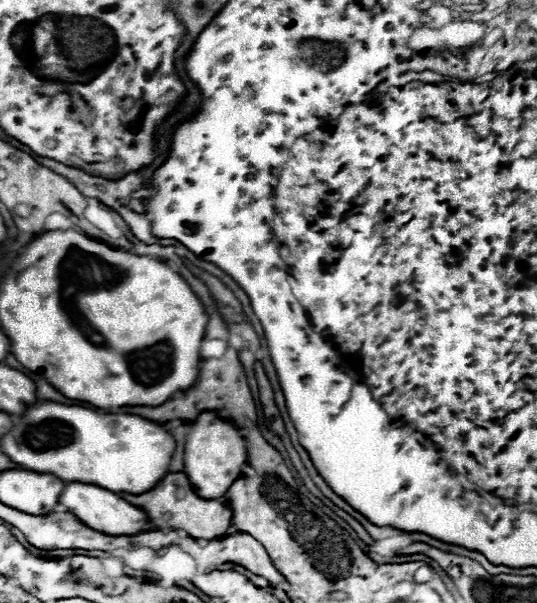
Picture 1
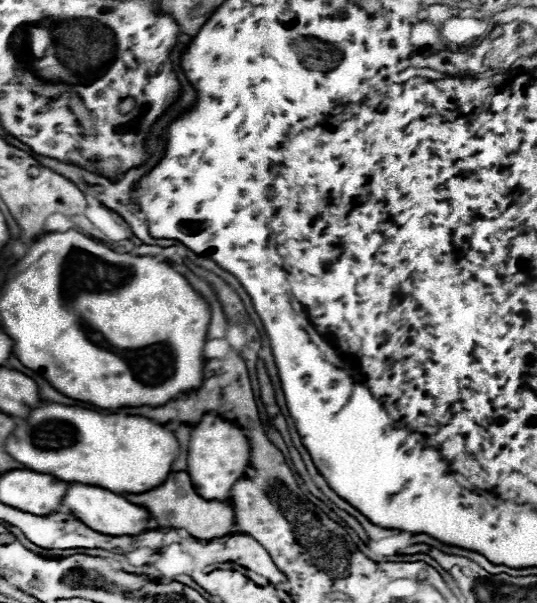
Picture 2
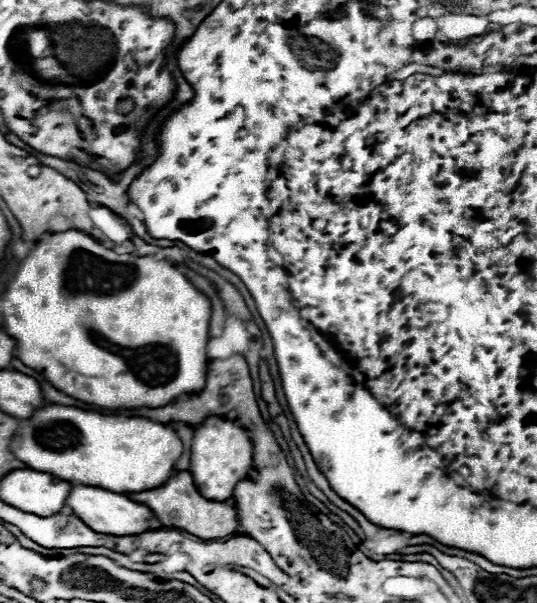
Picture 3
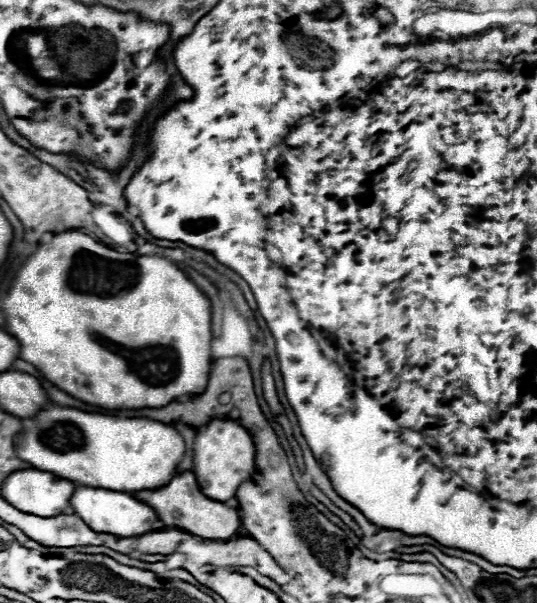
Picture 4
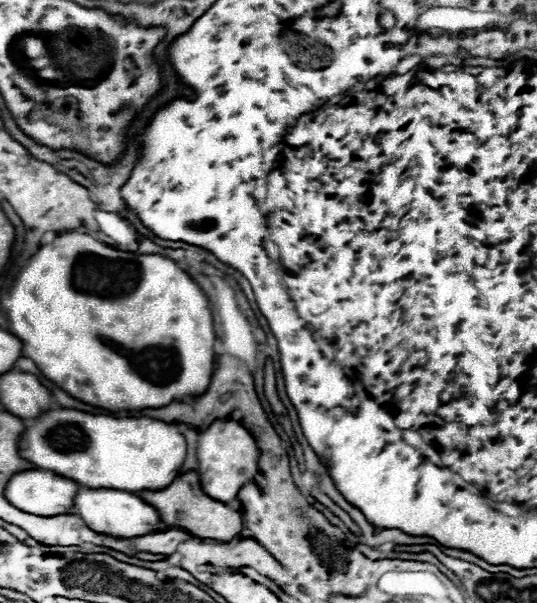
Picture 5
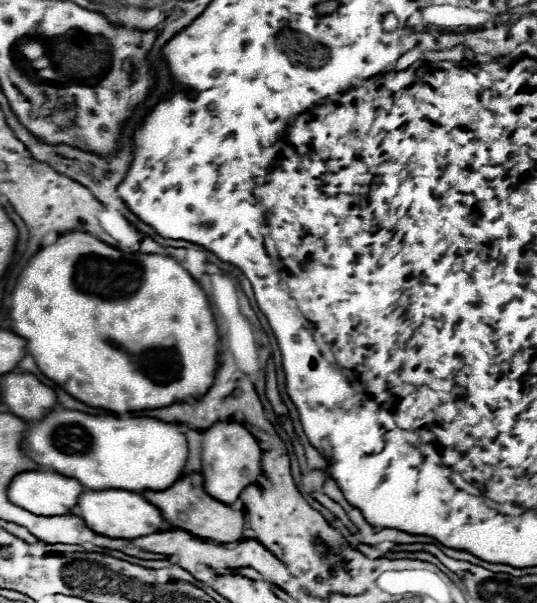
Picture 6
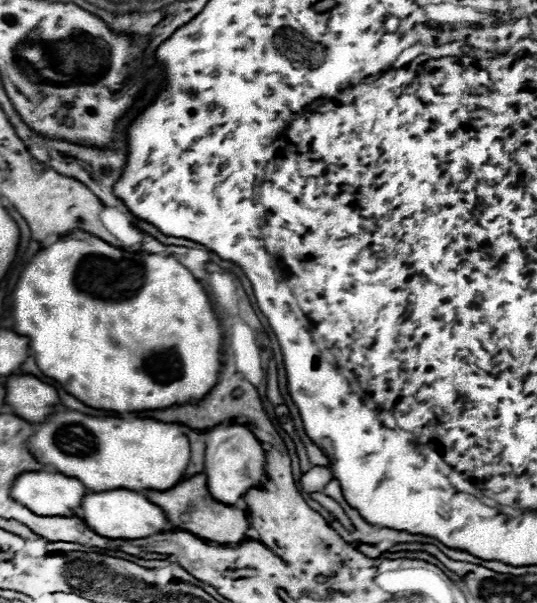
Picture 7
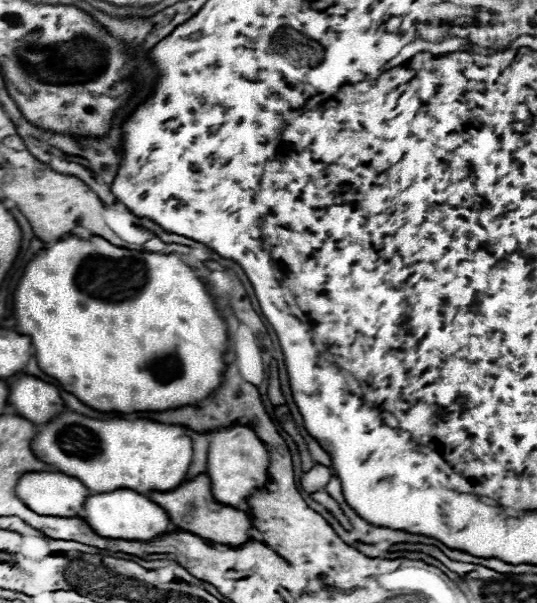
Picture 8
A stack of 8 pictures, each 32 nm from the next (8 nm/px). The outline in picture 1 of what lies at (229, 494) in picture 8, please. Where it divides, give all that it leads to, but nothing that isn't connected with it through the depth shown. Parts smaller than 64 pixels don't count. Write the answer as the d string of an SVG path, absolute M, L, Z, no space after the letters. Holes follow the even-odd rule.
M202 412L196 422L188 426L188 440L184 450L184 472L200 498L224 498L234 480L242 476L242 466L246 464L246 440L240 436L238 428L222 420L212 412Z

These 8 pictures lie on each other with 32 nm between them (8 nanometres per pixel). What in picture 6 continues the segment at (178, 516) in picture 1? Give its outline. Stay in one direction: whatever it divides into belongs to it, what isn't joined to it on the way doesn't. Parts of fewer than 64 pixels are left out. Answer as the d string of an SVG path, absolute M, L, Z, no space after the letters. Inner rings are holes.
M198 472L180 478L178 482L174 482L170 488L166 488L162 492L146 490L142 494L150 504L156 504L156 508L160 508L164 520L176 528L188 530L200 538L210 538L216 542L240 542L244 538L244 530L246 530L244 512L232 510L228 504L222 504L222 502L214 500L212 496L208 496L208 492L204 490L204 476Z

